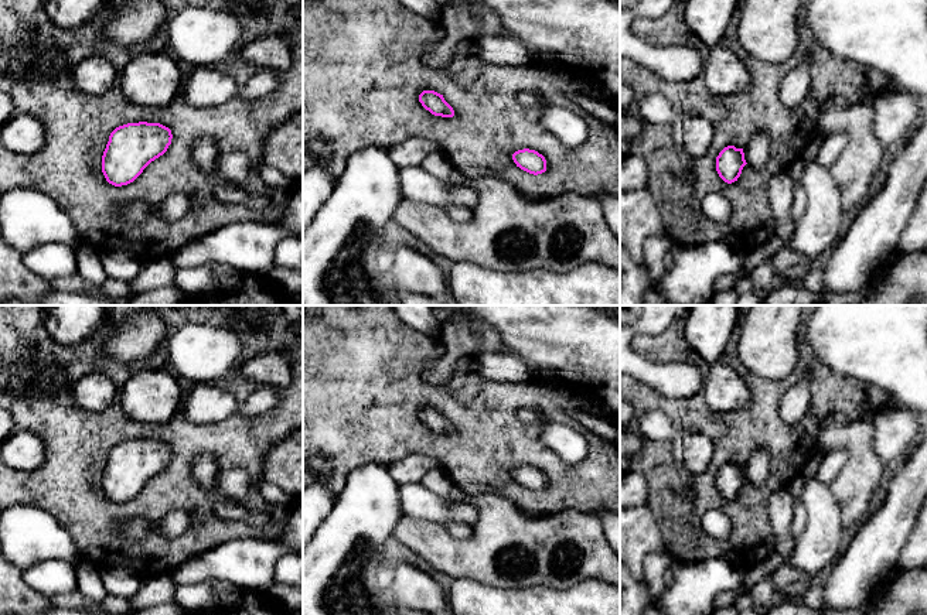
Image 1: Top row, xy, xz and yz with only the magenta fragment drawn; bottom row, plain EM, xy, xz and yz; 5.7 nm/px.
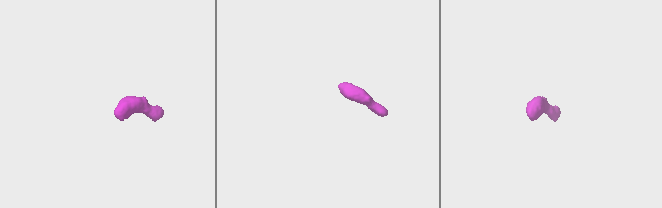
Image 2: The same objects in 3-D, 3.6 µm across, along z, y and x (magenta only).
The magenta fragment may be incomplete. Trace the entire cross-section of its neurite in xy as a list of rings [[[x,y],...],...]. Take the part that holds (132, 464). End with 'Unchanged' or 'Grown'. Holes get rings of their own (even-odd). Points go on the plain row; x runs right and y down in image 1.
[[[127,440],[116,444],[102,472],[102,489],[115,503],[133,499],[171,461],[171,447],[160,440]]]. Unchanged

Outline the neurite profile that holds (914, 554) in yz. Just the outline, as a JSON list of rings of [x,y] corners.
[[[927,498],[917,515],[916,526],[893,570],[897,573],[926,568],[927,570]]]

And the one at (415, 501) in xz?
[[[419,482],[399,485],[398,499],[405,516],[439,523],[457,522],[470,527],[478,519],[478,510],[468,502],[446,502]]]

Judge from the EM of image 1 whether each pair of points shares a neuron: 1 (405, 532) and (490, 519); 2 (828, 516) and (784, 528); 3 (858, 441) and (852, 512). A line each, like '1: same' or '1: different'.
1: same
2: different
3: same

